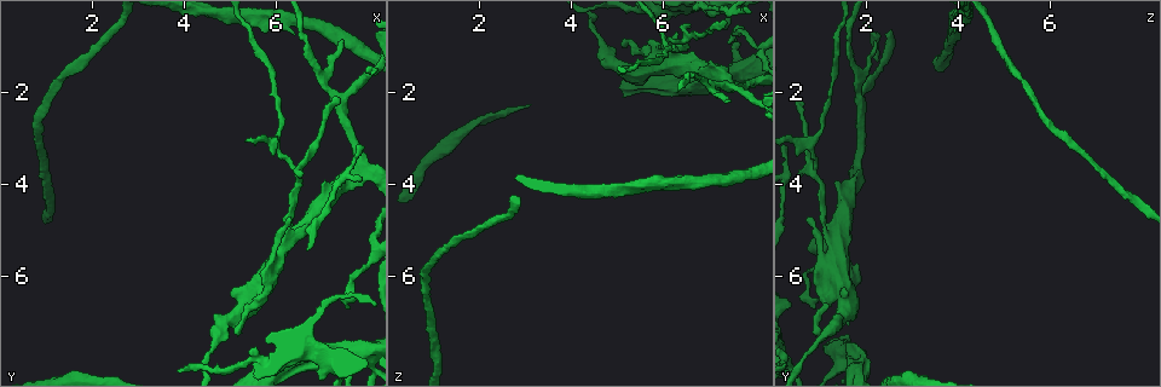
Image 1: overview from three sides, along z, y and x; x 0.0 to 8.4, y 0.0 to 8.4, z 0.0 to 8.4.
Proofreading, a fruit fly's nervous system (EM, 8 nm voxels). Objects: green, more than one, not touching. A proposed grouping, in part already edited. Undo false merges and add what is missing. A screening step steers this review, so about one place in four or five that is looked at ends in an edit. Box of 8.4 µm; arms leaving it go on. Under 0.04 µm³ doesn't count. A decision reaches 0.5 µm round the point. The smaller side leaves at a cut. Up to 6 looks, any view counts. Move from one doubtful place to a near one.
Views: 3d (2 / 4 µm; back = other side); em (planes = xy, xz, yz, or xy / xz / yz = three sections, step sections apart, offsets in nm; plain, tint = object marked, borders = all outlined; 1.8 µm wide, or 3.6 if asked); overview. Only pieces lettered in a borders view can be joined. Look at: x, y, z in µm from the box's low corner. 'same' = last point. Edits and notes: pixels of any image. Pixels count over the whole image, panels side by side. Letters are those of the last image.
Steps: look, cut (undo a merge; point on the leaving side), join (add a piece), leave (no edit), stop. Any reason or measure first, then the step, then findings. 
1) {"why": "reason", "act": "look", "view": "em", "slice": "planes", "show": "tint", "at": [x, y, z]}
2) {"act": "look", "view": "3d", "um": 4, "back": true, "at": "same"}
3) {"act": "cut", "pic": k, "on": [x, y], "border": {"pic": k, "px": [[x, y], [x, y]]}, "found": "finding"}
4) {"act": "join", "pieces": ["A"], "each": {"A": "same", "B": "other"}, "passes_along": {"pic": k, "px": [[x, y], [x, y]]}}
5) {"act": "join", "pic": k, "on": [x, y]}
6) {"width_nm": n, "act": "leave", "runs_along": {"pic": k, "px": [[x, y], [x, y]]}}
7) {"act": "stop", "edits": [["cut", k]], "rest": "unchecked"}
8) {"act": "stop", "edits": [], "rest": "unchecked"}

{"why": "thin end", "act": "look", "view": "em", "slice": "xy", "step": 4, "show": "tint", "at": [5.10, 7.20, 1.00]}

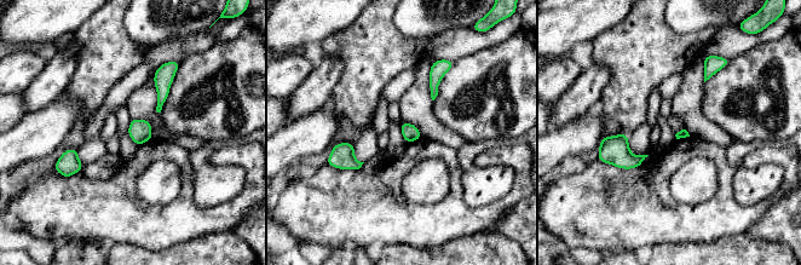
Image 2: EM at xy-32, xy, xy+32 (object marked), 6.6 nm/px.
{"act": "look", "view": "em", "slice": "planes", "show": "tint", "at": "same"}

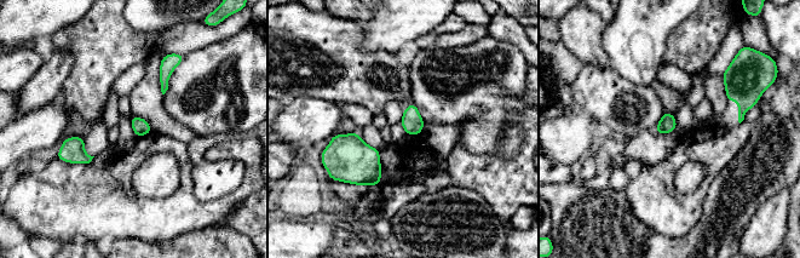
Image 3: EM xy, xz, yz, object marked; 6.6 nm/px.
{"why": "see the neighbours", "act": "look", "view": "em", "slice": "planes", "show": "borders", "at": "same"}

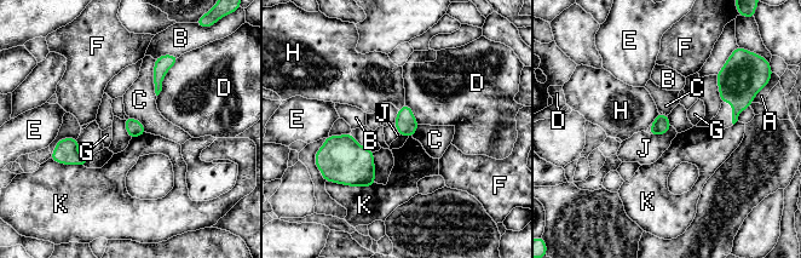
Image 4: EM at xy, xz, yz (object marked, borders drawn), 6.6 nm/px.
{"act": "leave", "each": {"A": "other", "B": "other", "C": "other", "D": "other", "E": "other", "F": "other", "G": "other", "H": "other", "J": "other", "K": "other"}, "border": {"pic": 4, "px": [[672, 126], [664, 133], [651, 135]]}, "found": "no lettered piece goes on from it"}

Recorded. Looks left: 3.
{"why": "arms part here", "act": "look", "view": "em", "slice": "xz", "step": 16, "show": "tint", "at": [7.40, 2.25, 1.85]}

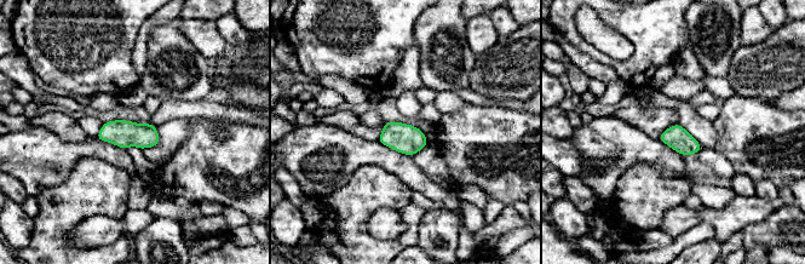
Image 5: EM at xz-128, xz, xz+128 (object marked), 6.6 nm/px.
{"why": "another direction", "act": "look", "view": "em", "slice": "planes", "show": "borders", "at": "same"}

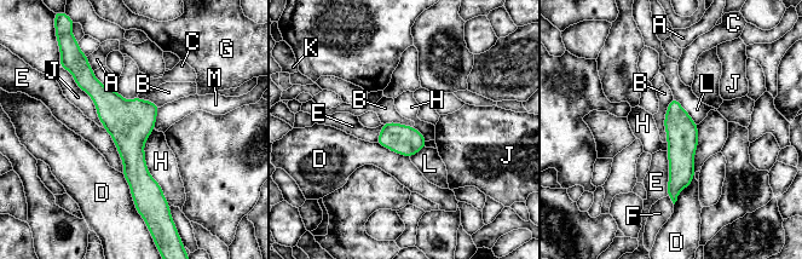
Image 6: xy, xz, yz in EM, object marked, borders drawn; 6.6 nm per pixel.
{"act": "leave", "each": {"A": "other", "B": "other", "C": "other", "D": "other", "E": "other", "F": "other", "G": "other", "H": "other", "J": "other", "K": "other", "L": "other", "M": "other"}, "runs_along": {"pic": 6, "px": [[91, 75], [130, 126], [139, 206]]}, "found": "one neuron here"}

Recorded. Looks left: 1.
{"act": "stop", "edits": [], "rest": "unchecked"}

